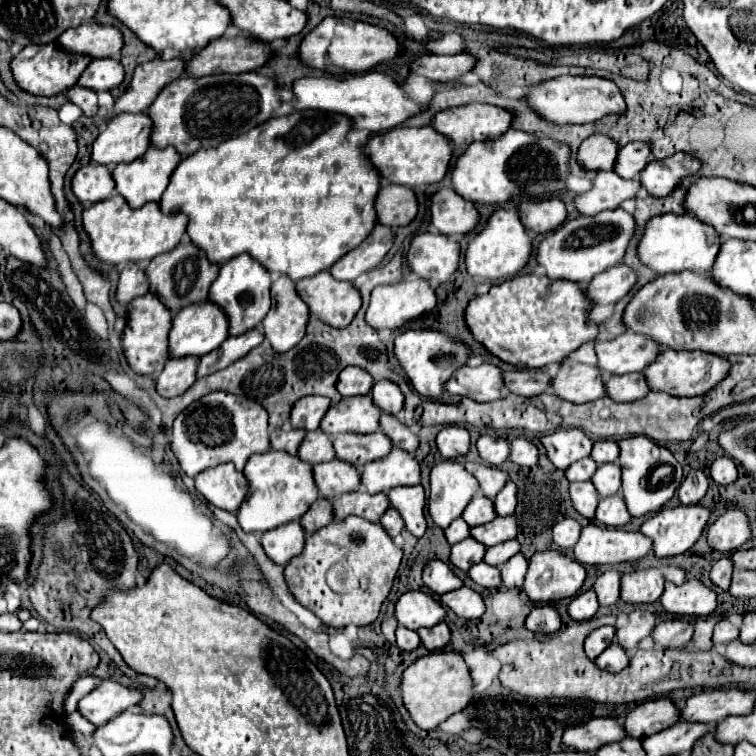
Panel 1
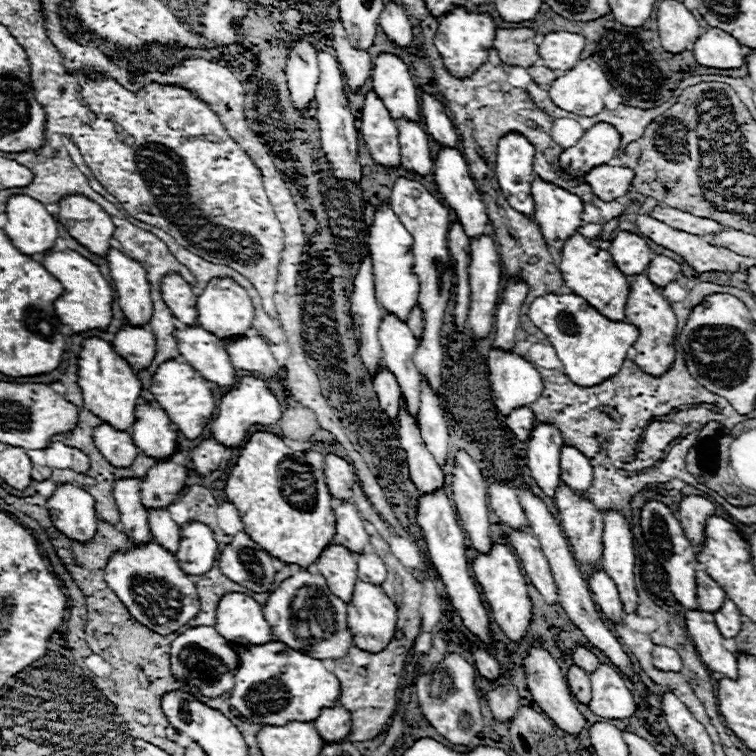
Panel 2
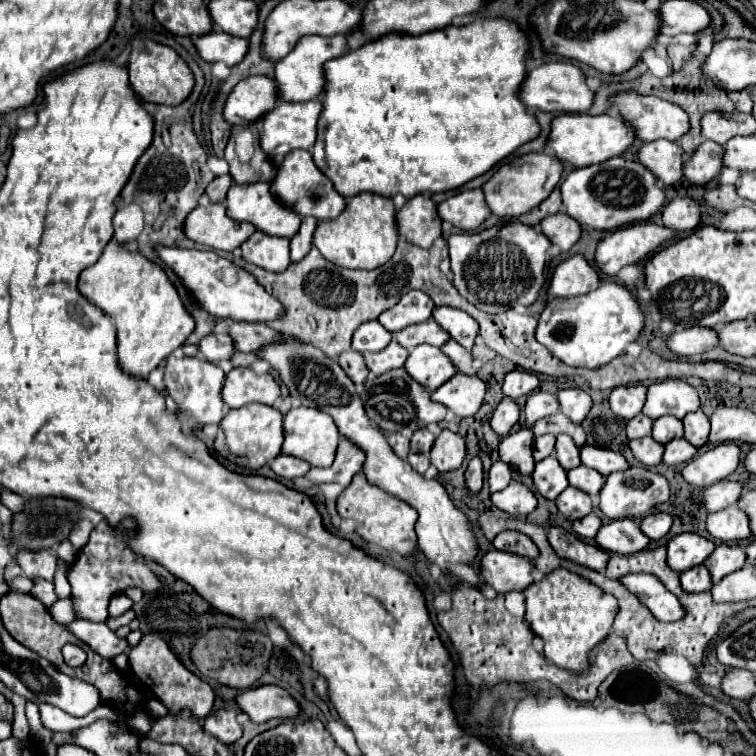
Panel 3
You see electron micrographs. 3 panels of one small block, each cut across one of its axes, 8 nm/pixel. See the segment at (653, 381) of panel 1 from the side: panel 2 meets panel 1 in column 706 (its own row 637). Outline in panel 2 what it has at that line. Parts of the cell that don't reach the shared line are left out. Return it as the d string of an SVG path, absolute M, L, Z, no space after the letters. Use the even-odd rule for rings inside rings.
M358 580L358 584L354 586L354 596L348 602L348 624L354 646L366 652L382 652L382 648L386 648L386 644L392 640L396 632L396 618L398 616L394 602L378 586Z

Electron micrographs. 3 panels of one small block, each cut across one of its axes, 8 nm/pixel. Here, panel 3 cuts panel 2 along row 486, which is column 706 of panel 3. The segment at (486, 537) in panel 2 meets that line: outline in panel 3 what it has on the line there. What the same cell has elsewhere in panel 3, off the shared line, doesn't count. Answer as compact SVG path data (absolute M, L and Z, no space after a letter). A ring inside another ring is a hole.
M726 442L692 458L682 470L682 476L688 484L706 488L730 476L738 464L740 464L740 448L732 442Z

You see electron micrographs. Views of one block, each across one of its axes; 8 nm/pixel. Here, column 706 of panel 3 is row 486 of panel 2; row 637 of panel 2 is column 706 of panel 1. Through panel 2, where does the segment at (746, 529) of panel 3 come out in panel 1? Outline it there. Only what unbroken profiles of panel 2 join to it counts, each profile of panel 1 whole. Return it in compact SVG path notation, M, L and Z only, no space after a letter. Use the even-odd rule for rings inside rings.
M686 580L680 586L668 582L660 602L670 614L708 616L716 610L716 592L700 580Z

